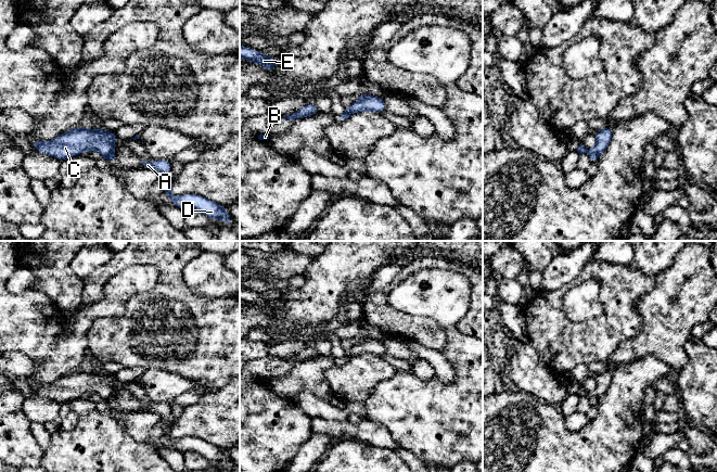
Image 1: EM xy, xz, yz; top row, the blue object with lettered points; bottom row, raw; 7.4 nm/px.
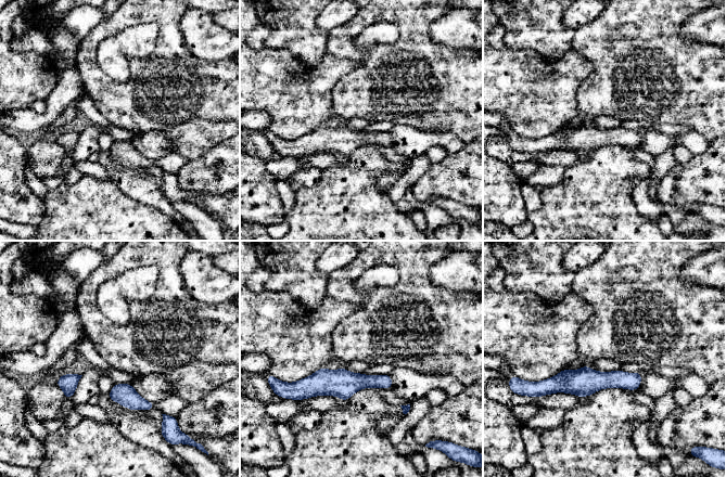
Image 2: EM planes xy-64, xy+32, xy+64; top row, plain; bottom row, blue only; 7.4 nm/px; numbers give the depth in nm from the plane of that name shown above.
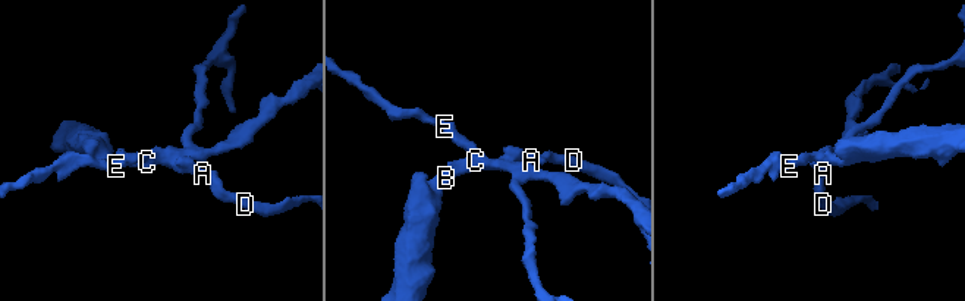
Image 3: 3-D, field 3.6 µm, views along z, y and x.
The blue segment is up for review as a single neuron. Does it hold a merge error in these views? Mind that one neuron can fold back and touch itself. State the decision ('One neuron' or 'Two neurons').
Two neurons

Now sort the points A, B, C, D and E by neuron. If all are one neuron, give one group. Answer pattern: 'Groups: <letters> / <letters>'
Groups: A D / B C E

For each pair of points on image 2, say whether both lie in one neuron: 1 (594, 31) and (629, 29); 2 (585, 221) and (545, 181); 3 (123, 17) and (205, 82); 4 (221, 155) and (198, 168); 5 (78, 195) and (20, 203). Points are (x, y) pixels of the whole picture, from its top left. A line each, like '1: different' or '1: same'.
1: different
2: different
3: same
4: same
5: different

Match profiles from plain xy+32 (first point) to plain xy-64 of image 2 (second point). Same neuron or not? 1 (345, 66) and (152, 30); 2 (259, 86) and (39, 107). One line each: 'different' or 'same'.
1: same
2: different

